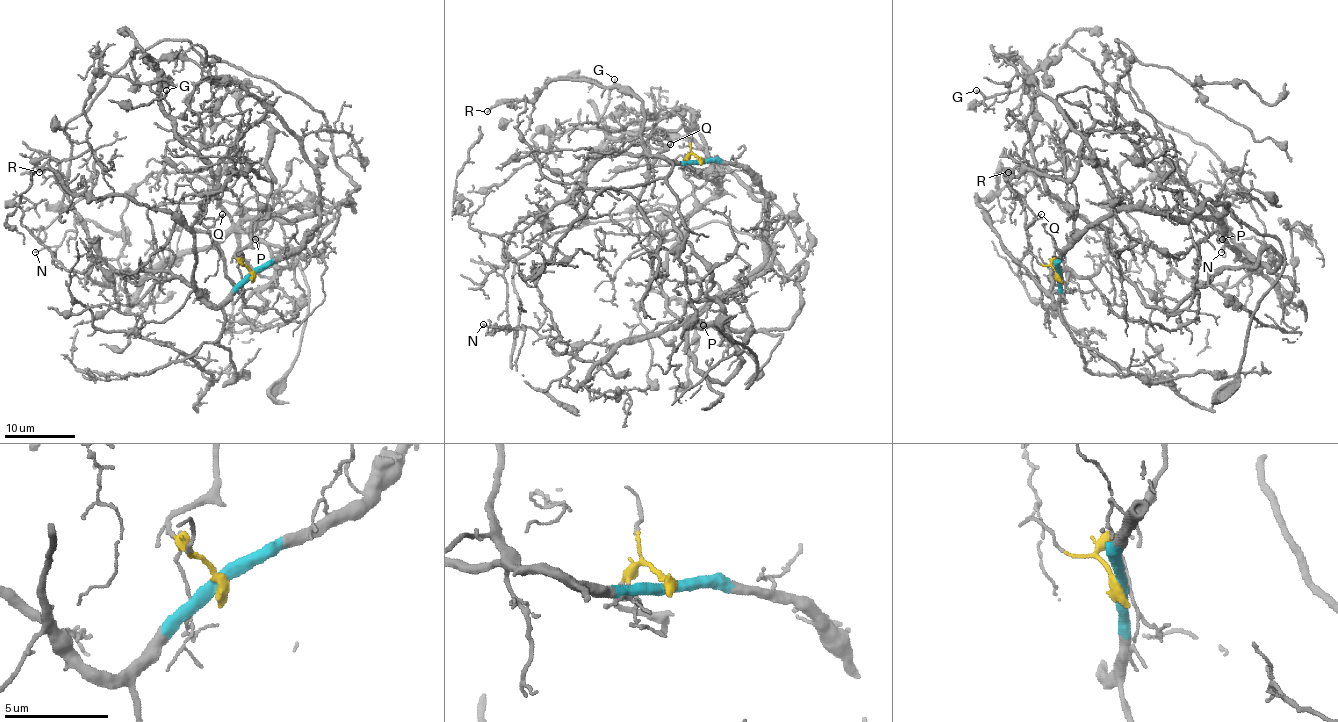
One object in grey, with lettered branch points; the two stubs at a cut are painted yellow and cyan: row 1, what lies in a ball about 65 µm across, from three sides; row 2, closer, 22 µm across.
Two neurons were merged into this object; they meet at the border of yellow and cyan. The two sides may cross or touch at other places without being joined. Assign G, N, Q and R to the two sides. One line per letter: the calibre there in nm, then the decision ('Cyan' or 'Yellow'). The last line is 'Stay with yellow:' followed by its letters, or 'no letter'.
G: Thickness 170 nm. Cyan
N: Thickness 110 nm. Cyan
Q: Thickness 120 nm. Yellow
R: Thickness 190 nm. Cyan
Stay with yellow: Q

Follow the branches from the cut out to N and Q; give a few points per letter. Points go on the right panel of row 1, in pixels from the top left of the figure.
N: (1058, 275), (1089, 227), (1123, 210), (1211, 217), (1240, 171), (1240, 194), (1223, 205), (1221, 252)
Q: (1058, 275), (1051, 264), (1070, 241), (1075, 189), (1033, 171), (1005, 173), (1035, 219), (1026, 226), (1040, 213)

